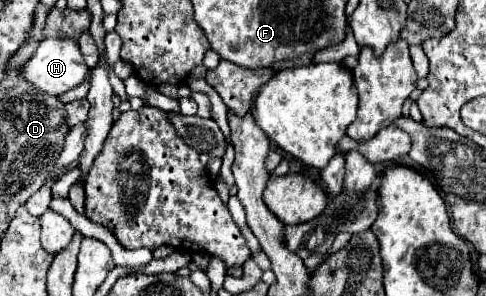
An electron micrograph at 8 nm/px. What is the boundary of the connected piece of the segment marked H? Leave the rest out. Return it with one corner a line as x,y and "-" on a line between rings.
53,38
41,40
35,54
19,68
19,76
25,82
37,86
39,90
51,96
59,96
61,92
67,92
79,86
85,80
85,74
87,74
87,64
83,60
79,44
73,40
53,40

